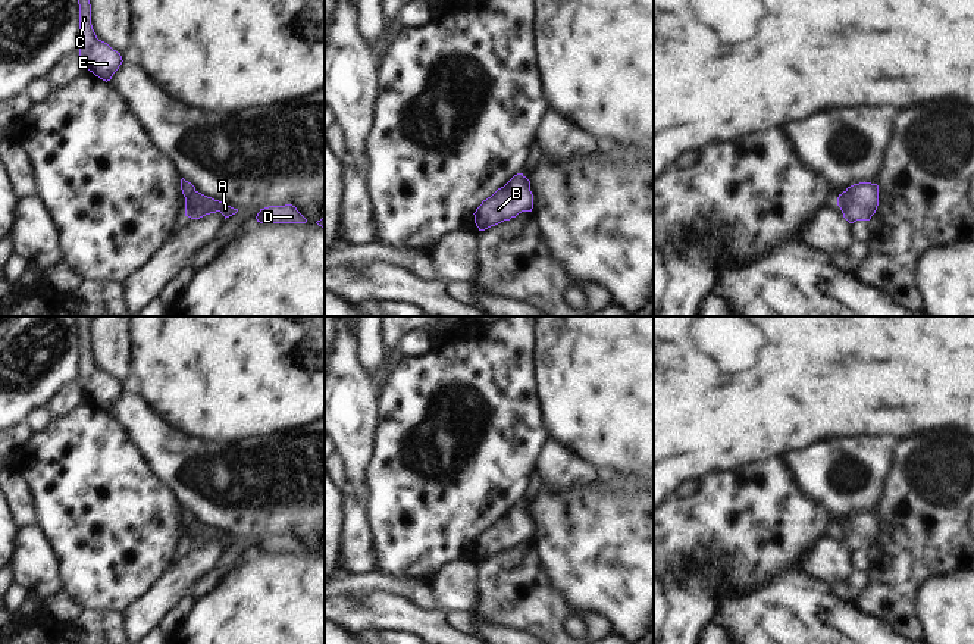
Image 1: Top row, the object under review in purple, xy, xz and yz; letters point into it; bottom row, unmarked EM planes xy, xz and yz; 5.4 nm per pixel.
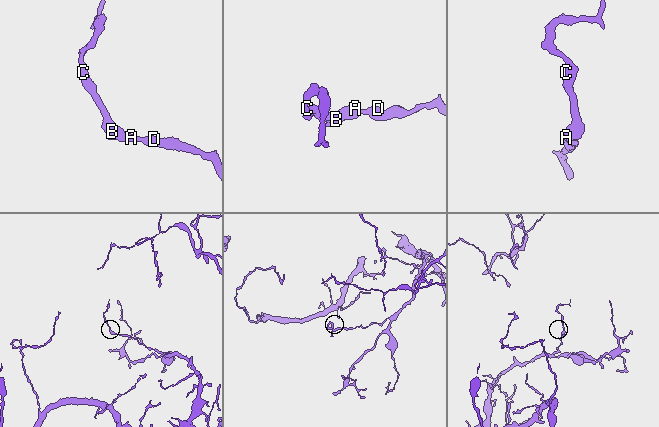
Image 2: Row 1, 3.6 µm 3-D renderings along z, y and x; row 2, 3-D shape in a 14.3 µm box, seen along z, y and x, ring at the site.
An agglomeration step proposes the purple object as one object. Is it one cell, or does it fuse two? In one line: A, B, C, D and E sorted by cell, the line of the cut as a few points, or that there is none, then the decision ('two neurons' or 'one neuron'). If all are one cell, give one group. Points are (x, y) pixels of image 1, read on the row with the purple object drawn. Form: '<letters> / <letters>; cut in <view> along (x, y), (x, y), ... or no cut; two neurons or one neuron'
A B C D E; no cut; one neuron

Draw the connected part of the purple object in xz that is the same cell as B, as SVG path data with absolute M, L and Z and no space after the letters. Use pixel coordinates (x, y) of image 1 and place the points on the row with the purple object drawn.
M517 173L482 201L473 213L475 223L479 231L485 231L516 218L522 212L532 212L532 209L533 194L530 191L530 181L523 173Z

